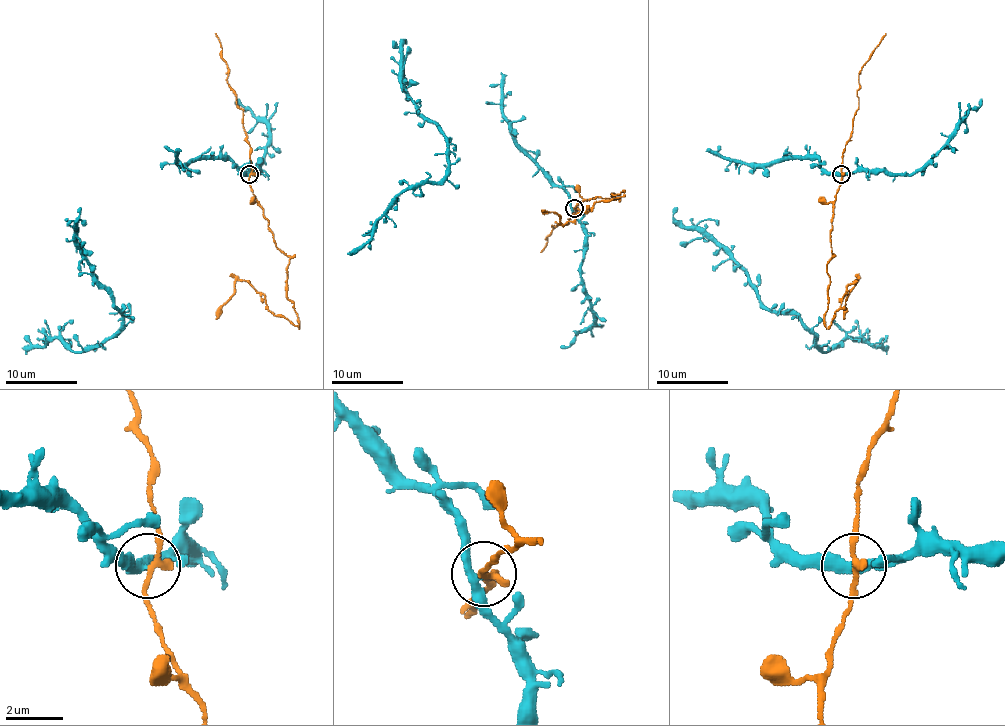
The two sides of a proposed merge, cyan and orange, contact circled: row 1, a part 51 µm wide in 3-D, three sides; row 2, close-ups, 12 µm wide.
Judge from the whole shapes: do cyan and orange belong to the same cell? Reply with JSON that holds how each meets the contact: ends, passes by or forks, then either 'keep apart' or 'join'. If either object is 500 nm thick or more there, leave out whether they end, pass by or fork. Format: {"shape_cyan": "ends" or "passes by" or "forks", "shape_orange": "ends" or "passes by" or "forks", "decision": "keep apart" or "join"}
{"shape_cyan": "passes by", "shape_orange": "passes by", "decision": "keep apart"}

